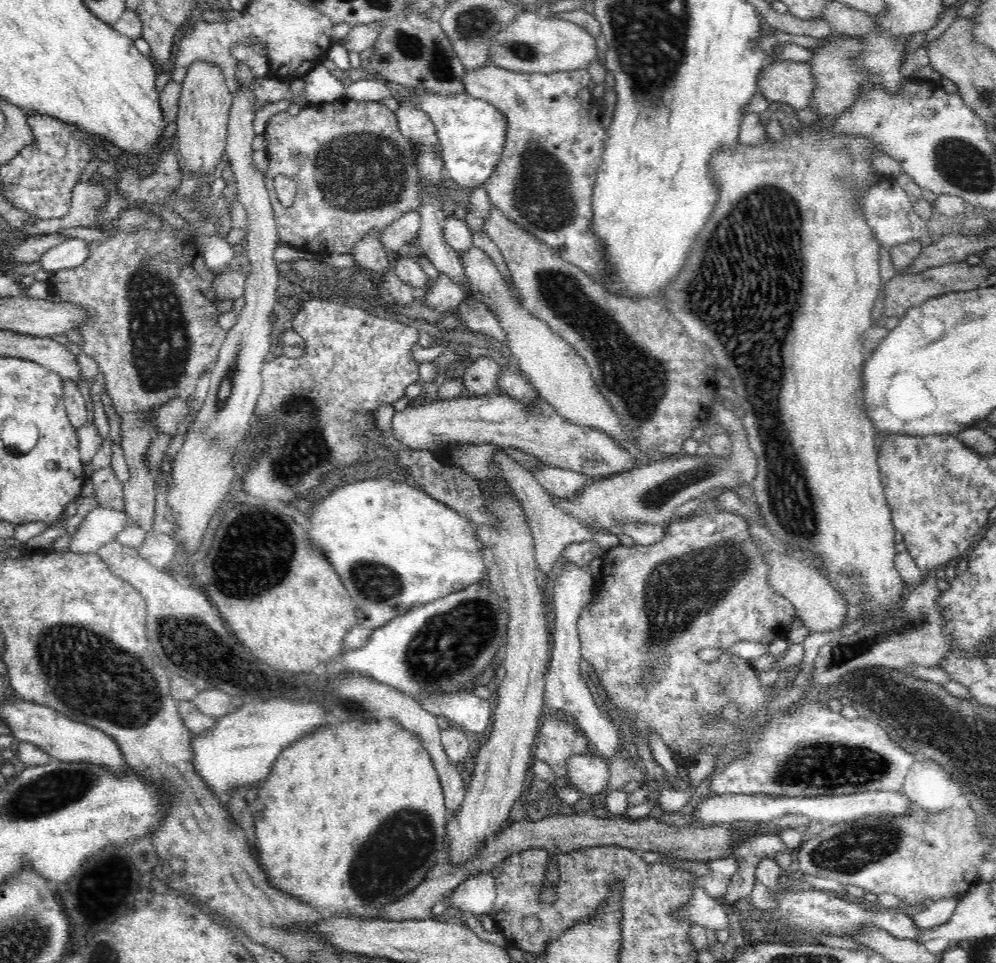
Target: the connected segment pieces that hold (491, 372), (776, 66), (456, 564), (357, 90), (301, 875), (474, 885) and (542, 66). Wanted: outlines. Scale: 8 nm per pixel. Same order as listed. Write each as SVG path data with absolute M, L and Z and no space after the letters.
M478 358L464 372L464 389L469 397L488 397L496 395L496 377L500 365L492 358Z
M781 60L765 65L756 84L769 103L782 102L804 109L812 102L816 77L808 61Z
M371 478L346 483L314 504L311 512L307 516L310 542L324 552L340 575L356 605L357 623L366 628L377 629L408 612L414 604L426 604L445 597L488 574L482 550L483 534L476 529L476 525L472 525L446 504L413 489L406 480Z
M358 80L345 86L345 96L360 101L379 102L384 98L395 98L400 105L412 105L414 109L426 111L430 121L434 123L439 138L444 170L448 178L452 178L461 187L477 187L486 183L490 174L497 168L501 160L505 140L507 137L507 120L491 102L474 98L465 94L436 94L429 90L411 90L403 88L399 94L392 94L392 90L379 80Z
M366 718L364 722L361 720L342 720L342 722L330 722L318 730L314 730L310 736L306 734L302 740L298 738L296 744L290 744L286 746L286 750L282 750L280 753L280 758L276 760L270 776L268 776L268 782L264 782L262 790L260 790L260 798L264 800L264 808L258 810L256 814L256 850L260 856L256 856L260 865L264 867L265 876L269 880L269 883L278 890L281 890L284 894L292 894L292 897L298 897L300 901L308 903L308 905L315 905L318 908L337 909L338 911L346 911L347 914L351 916L365 917L368 912L378 911L379 909L384 909L394 902L400 901L406 892L414 890L418 884L422 883L426 876L430 873L430 870L437 864L438 856L444 848L444 837L446 835L447 820L445 817L445 796L443 795L443 788L440 782L439 774L433 765L430 753L422 746L421 740L417 734L413 733L413 730L406 730L403 726L400 726L395 720L391 718Z
M479 873L459 884L446 899L449 908L474 916L491 915L496 899L496 882L491 873Z
M525 8L506 31L494 35L488 57L500 68L528 74L587 69L594 60L602 59L594 35L574 22L544 17L535 8Z

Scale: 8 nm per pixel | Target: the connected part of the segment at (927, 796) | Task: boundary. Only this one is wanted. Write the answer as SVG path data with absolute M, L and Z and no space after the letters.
M924 755L911 766L901 790L910 799L910 802L930 814L952 808L954 800L962 794L958 782L952 782L946 769L940 764L936 764L936 760L925 759Z

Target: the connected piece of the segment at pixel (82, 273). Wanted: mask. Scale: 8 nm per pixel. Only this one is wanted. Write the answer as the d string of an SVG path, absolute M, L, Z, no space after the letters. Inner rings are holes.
M168 146L152 164L154 173L142 177L138 167L124 167L119 171L120 179L115 184L123 190L125 199L120 199L120 191L110 191L110 198L103 204L99 212L99 223L106 227L96 227L110 236L105 241L92 241L90 243L90 254L84 264L72 269L64 269L52 273L48 285L52 298L68 303L78 303L86 311L86 322L75 335L75 341L81 345L84 354L98 363L99 372L105 375L107 394L114 403L115 412L121 419L121 447L124 451L125 461L130 469L130 480L124 483L125 513L131 522L141 526L146 534L152 533L154 526L156 488L155 477L152 471L145 465L145 454L150 446L150 441L158 435L156 431L156 417L152 409L168 400L183 398L191 400L196 393L197 385L202 374L211 372L218 362L218 354L222 343L226 340L227 332L218 325L216 304L219 298L212 290L212 283L216 274L210 270L204 262L204 249L202 246L202 235L211 237L218 235L220 228L220 215L215 210L206 213L200 207L206 190L199 189L190 196L168 197L168 192L178 188L181 182L181 170L178 165L176 152ZM146 202L149 206L142 208L145 212L157 213L161 219L162 215L155 209L156 205L163 204L181 218L187 220L194 226L194 232L185 229L174 229L169 224L164 224L163 233L144 231L140 229L134 233L110 230L115 226L115 219L122 218L122 214L130 208L140 208L140 204Z

